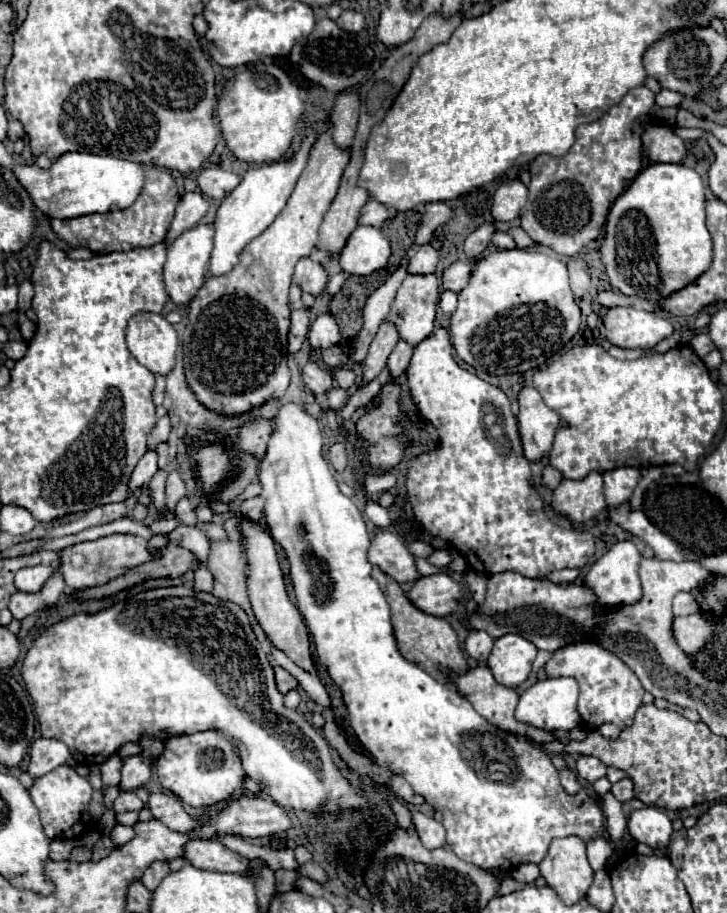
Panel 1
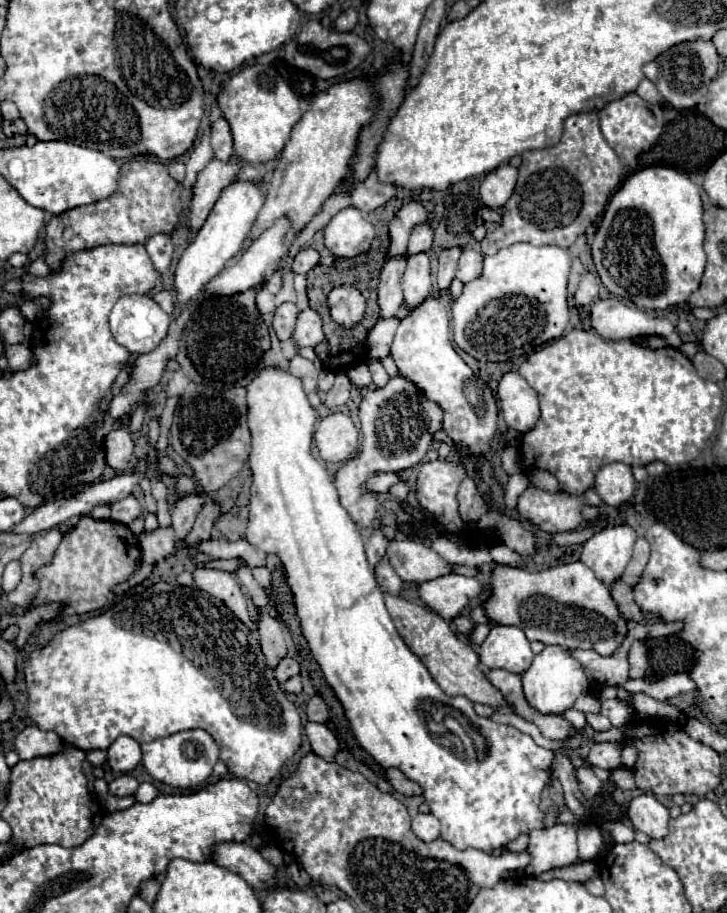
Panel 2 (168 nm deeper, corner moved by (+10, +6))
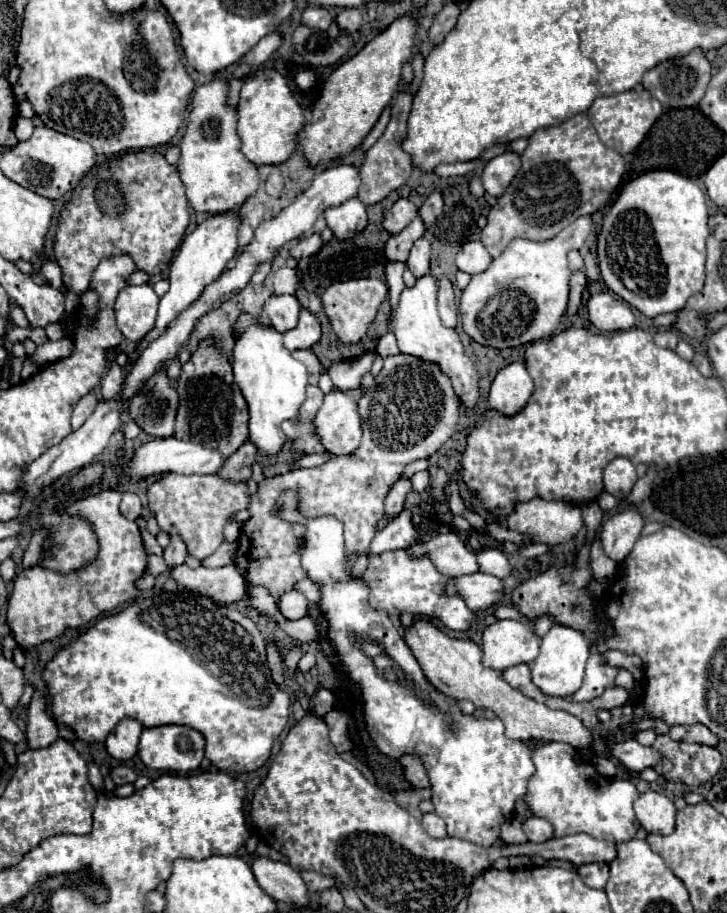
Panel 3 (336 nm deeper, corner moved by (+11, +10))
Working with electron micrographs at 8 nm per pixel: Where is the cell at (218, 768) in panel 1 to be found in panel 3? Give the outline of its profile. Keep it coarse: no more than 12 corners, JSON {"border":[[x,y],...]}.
{"border":[[177,724],[143,728],[139,758],[153,770],[193,772],[203,736]]}

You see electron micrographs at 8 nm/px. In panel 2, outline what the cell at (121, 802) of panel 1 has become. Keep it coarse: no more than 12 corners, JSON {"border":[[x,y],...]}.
{"border":[[130,774],[108,784],[112,796],[134,796],[138,782]]}

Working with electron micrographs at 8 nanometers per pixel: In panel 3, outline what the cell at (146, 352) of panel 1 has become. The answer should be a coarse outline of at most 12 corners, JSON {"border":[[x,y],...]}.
{"border":[[151,284],[125,286],[115,300],[121,334],[139,342],[155,324]]}

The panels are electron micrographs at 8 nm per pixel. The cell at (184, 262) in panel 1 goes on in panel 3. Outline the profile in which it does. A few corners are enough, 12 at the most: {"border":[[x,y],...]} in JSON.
{"border":[[225,78],[197,86],[177,170],[197,212],[241,208],[241,152]]}

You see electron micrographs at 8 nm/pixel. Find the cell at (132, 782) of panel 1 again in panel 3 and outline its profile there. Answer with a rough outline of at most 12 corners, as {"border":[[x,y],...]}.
{"border":[[123,718],[107,736],[117,760],[137,754],[143,724]]}

